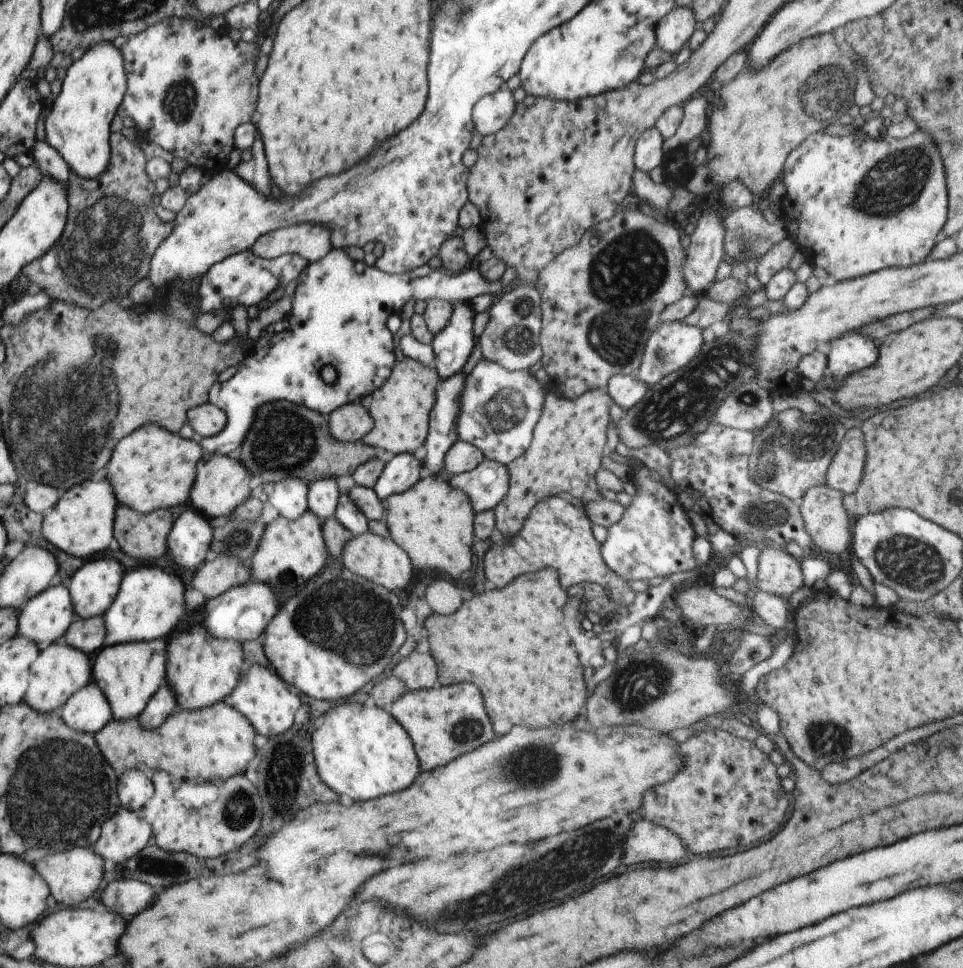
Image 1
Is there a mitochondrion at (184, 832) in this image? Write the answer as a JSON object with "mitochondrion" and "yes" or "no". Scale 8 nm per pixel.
{"mitochondrion":"no"}

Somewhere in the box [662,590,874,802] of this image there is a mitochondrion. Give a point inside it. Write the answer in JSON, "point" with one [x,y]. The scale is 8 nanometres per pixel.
{"point":[825,746]}

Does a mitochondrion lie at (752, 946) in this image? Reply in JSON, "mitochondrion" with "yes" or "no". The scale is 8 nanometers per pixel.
{"mitochondrion":"no"}

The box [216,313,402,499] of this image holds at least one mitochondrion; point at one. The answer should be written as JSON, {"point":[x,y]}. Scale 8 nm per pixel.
{"point":[284,441]}

